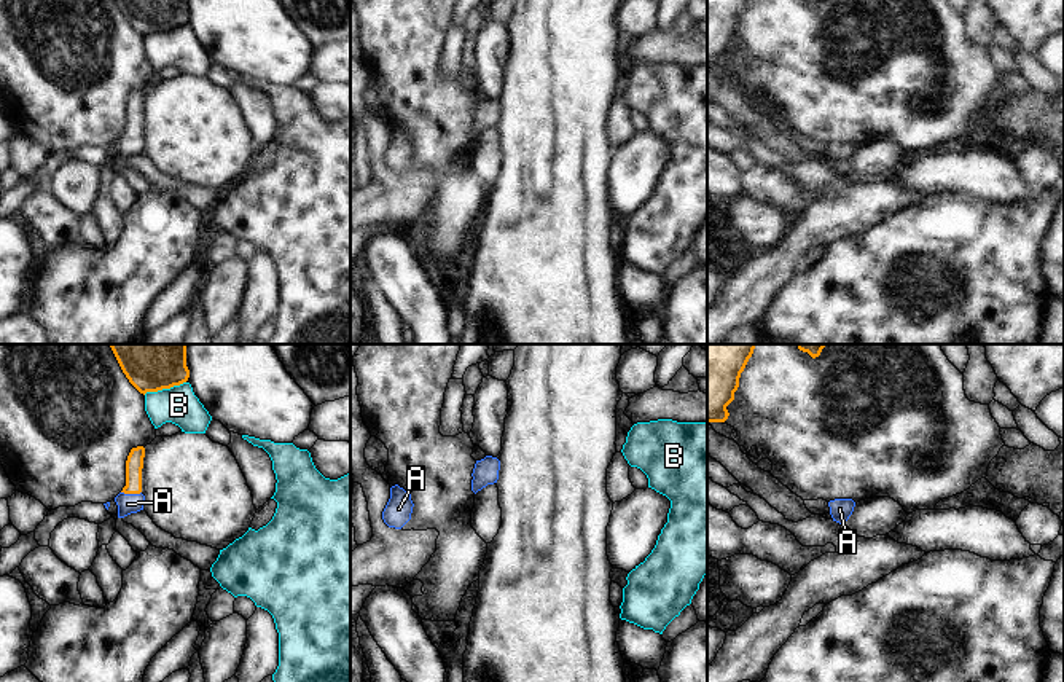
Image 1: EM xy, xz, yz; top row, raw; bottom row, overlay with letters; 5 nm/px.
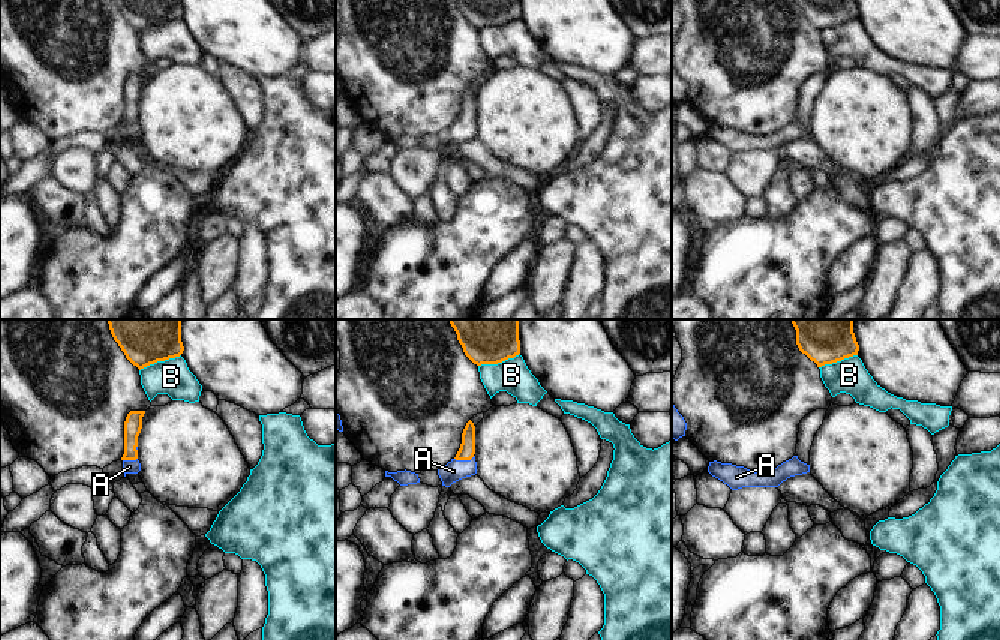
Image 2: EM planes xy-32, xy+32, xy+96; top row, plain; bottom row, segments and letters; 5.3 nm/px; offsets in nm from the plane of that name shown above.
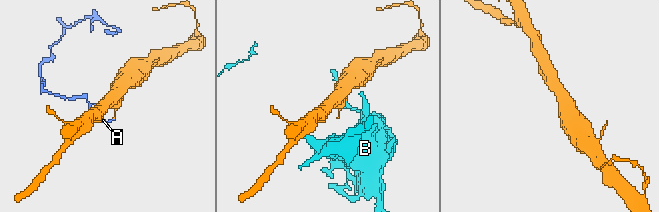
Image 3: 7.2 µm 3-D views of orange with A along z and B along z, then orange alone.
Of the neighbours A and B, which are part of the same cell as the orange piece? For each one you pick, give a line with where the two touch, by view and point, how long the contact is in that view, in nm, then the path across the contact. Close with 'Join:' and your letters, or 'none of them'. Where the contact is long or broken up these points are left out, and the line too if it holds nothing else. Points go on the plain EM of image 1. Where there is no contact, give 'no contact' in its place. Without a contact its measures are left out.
A: contact xy (131, 136); length 100 nm; way xy (134, 107), (131, 136), (128, 147)
Join: A

